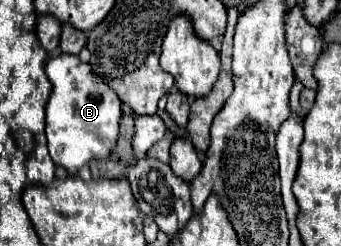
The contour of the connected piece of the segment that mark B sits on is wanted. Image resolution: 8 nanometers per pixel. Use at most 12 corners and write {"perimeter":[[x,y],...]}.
{"perimeter":[[74,54],[50,58],[54,164],[76,176],[118,142],[122,100]]}

